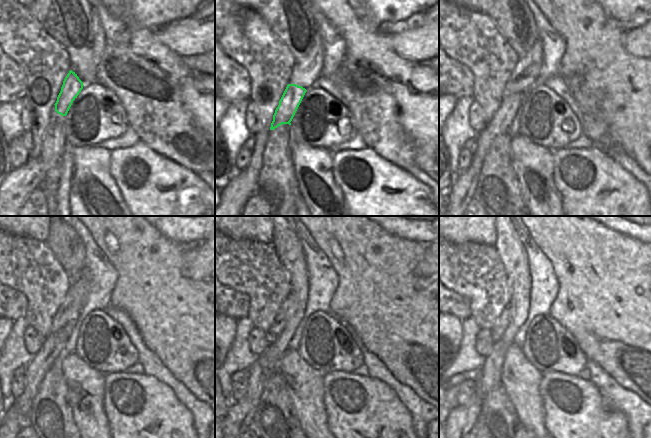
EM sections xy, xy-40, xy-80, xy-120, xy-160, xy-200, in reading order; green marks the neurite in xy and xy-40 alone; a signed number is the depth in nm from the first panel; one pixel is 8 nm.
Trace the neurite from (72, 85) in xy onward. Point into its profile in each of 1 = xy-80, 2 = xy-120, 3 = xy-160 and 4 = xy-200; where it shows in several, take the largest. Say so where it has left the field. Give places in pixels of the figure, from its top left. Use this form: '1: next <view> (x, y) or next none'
1: next xy-80 (500, 123)
2: next xy-120 (53, 344)
3: next xy-160 (238, 418)
4: next xy-200 (462, 419)

